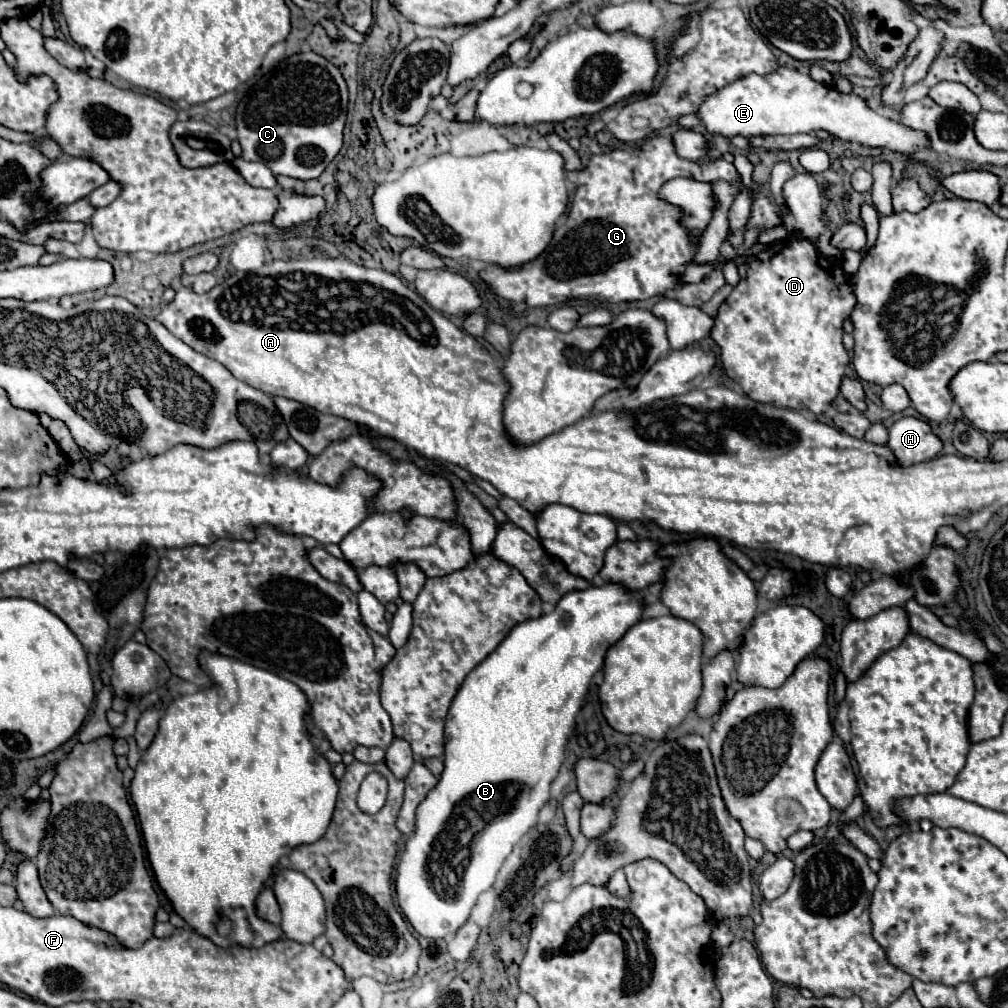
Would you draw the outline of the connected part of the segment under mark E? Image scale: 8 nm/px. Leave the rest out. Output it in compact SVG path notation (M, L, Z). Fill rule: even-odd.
M784 65L778 67L774 73L752 73L718 89L718 93L706 97L696 115L708 133L718 133L724 137L794 135L822 129L848 143L892 149L906 155L912 155L916 149L930 149L930 137L926 137L926 133L878 115L856 93L844 95L834 87L814 81L808 73Z

